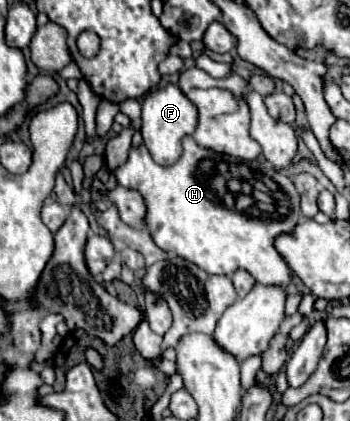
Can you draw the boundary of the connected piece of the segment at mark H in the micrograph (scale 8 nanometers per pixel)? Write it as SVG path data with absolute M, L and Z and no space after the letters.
M187 135L187 137L183 139L183 153L181 153L181 157L179 157L177 163L173 163L173 165L169 165L169 167L161 167L161 165L157 165L157 163L151 159L147 147L145 147L145 145L139 145L139 147L131 147L131 149L129 149L127 161L125 161L123 165L119 165L113 173L115 173L115 179L117 179L117 183L119 183L121 187L125 187L125 189L135 189L135 191L139 191L139 193L143 195L145 207L147 207L145 227L147 227L147 231L151 233L151 239L155 241L155 245L157 245L159 249L163 249L163 251L167 251L167 253L171 251L171 253L179 255L181 259L187 259L187 261L195 263L197 267L201 267L201 269L207 271L209 275L233 275L235 269L247 269L247 271L255 277L255 281L257 281L257 283L263 283L263 285L287 285L287 283L291 281L289 267L287 267L287 263L283 261L283 257L277 253L277 249L275 249L275 245L273 245L273 239L275 239L279 233L283 233L283 231L291 231L291 229L301 221L303 215L301 215L301 209L299 209L299 195L297 195L297 189L295 189L293 181L291 181L289 177L281 175L277 169L273 169L271 163L257 161L257 159L255 159L255 161L245 161L245 159L239 159L239 157L215 153L215 151L211 151L211 149L199 147L199 145L193 141L193 137Z

